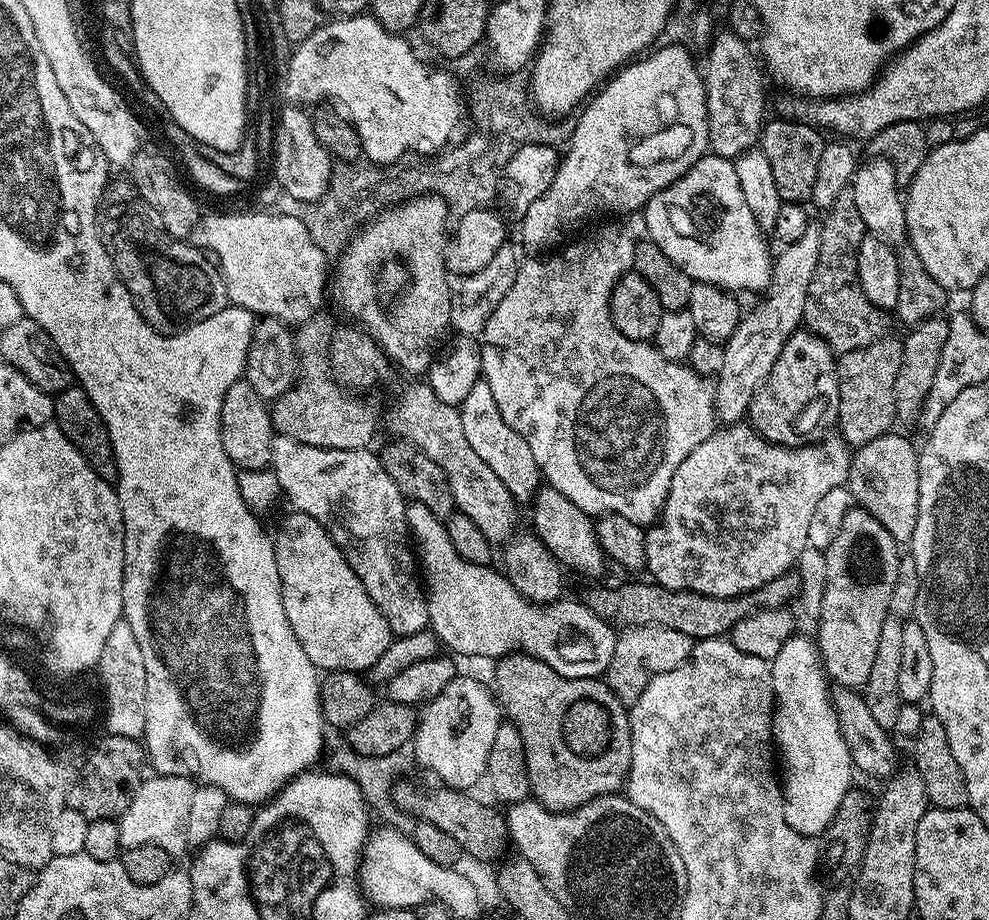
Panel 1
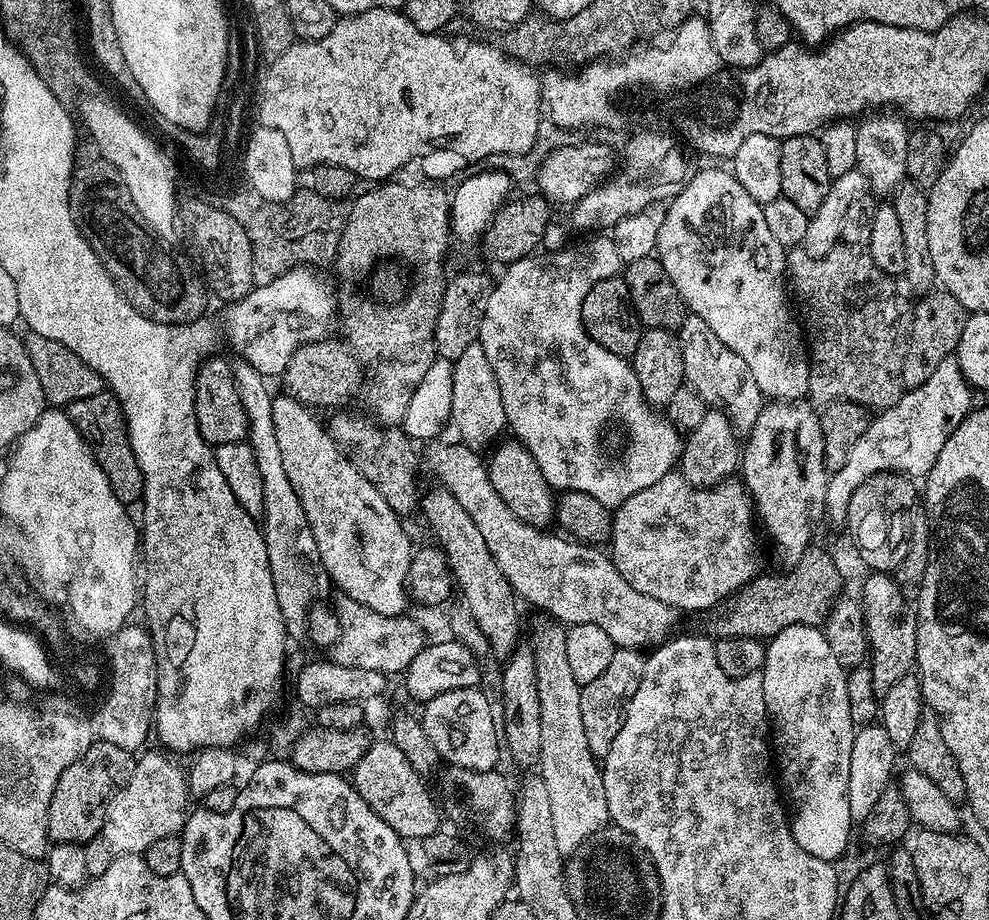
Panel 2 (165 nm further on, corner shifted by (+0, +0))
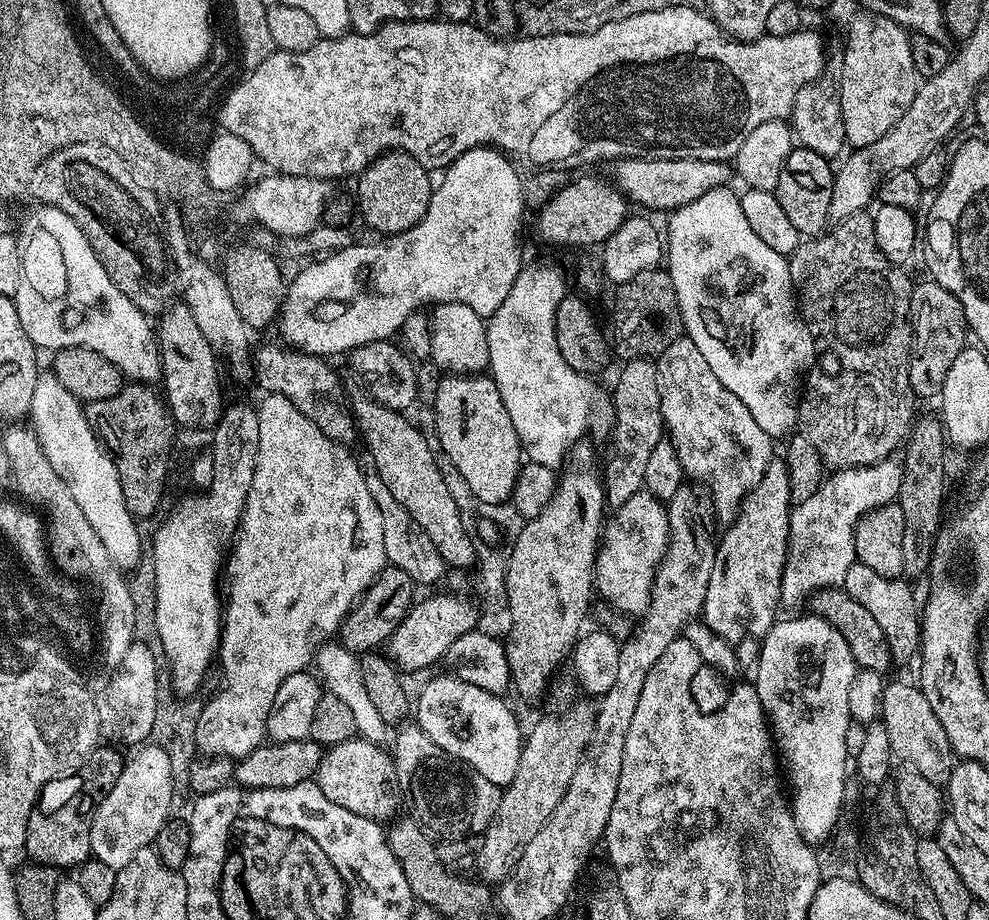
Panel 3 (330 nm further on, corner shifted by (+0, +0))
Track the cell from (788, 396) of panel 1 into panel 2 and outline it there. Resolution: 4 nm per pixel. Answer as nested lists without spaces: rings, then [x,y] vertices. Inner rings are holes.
[[[768,402],[761,407],[758,414],[758,422],[754,422],[752,431],[747,433],[746,440],[748,445],[744,444],[742,448],[742,459],[738,465],[739,475],[742,477],[742,483],[745,488],[748,489],[748,494],[752,498],[752,507],[755,515],[758,517],[759,527],[766,535],[772,539],[772,544],[776,547],[776,552],[785,560],[785,565],[791,566],[798,562],[798,558],[802,558],[802,554],[813,543],[812,535],[816,532],[816,527],[820,524],[820,519],[825,519],[825,504],[828,480],[830,473],[827,468],[824,467],[824,439],[822,438],[822,426],[820,425],[820,417],[817,409],[812,409],[813,405],[808,402]]]

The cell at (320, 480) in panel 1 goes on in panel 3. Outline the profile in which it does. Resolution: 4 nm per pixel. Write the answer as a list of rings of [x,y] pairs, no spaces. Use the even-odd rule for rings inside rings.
[[[265,395],[265,399],[256,408],[258,416],[257,462],[254,463],[254,478],[251,479],[250,492],[244,498],[244,508],[238,514],[236,535],[232,537],[230,551],[226,556],[226,576],[228,572],[228,592],[226,588],[226,603],[222,608],[222,623],[220,626],[220,646],[218,649],[218,668],[220,664],[220,689],[213,694],[212,700],[204,704],[204,709],[198,712],[196,722],[196,751],[208,758],[223,758],[230,761],[241,760],[246,754],[261,747],[266,740],[268,715],[274,702],[274,694],[278,694],[278,686],[290,678],[290,674],[305,671],[314,660],[314,643],[312,635],[316,628],[320,632],[335,633],[346,614],[356,605],[365,590],[377,580],[380,571],[388,564],[386,549],[383,546],[382,516],[375,505],[370,491],[364,481],[365,473],[356,465],[354,457],[343,444],[337,444],[322,434],[314,422],[300,414],[293,402],[282,395]]]

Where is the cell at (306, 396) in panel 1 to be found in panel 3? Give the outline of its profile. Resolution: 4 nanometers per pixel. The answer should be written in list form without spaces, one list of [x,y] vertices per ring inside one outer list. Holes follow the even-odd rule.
[[[397,150],[384,153],[370,167],[363,169],[355,181],[357,184],[356,192],[354,191],[354,200],[358,205],[359,219],[364,219],[374,231],[380,232],[376,234],[395,234],[410,230],[418,222],[422,222],[422,218],[426,214],[426,208],[430,206],[434,180],[431,180],[428,176],[431,176],[429,169],[425,168],[423,164],[419,164],[410,152]]]

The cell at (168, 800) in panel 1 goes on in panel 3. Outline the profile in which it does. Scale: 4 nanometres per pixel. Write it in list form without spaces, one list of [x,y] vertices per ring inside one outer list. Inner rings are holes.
[[[151,742],[133,752],[136,753],[125,759],[118,782],[114,782],[93,812],[90,826],[91,859],[117,870],[124,868],[138,850],[149,847],[155,841],[158,830],[162,830],[173,811],[172,771],[166,752]]]

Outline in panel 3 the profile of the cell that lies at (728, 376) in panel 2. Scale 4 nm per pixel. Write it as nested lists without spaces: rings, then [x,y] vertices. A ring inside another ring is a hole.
[[[686,334],[679,336],[677,340],[670,342],[670,346],[666,346],[666,350],[662,350],[662,354],[658,357],[658,367],[661,392],[661,418],[664,420],[667,435],[676,448],[678,462],[681,463],[684,469],[684,475],[689,481],[695,482],[706,489],[707,495],[712,502],[712,511],[715,519],[717,521],[724,520],[723,522],[731,522],[740,513],[741,504],[744,503],[744,499],[754,490],[754,486],[758,486],[758,482],[762,482],[762,474],[766,474],[769,464],[774,459],[774,453],[772,453],[773,437],[768,436],[766,430],[762,430],[762,426],[758,426],[758,422],[754,422],[754,417],[750,414],[750,410],[746,410],[746,406],[742,406],[742,402],[738,402],[738,398],[734,398],[734,394],[730,394],[730,390],[726,390],[726,386],[722,386],[722,382],[718,382],[718,378],[714,378],[714,370],[710,370],[710,362],[706,362],[706,358],[702,358],[698,346],[694,346],[694,342]]]

